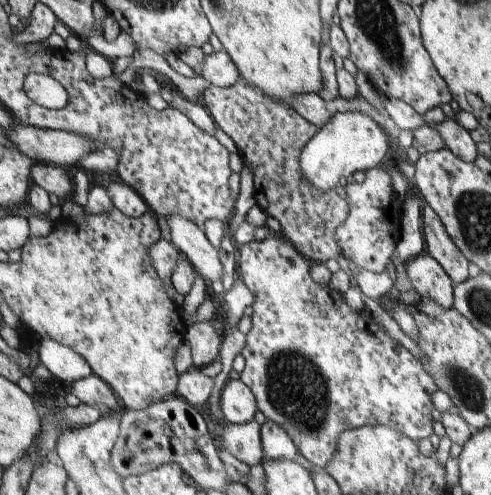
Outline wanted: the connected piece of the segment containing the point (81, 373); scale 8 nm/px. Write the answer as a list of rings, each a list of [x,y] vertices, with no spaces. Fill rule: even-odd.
[[[43,339],[39,344],[38,356],[40,362],[62,385],[72,384],[93,374],[83,355],[76,354],[71,347],[55,340]]]

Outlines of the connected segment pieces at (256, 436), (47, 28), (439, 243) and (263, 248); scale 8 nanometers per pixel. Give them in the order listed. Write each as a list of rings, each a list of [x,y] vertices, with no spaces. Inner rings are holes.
[[[254,419],[246,424],[228,424],[220,437],[224,449],[249,467],[264,460],[262,426]]]
[[[38,1],[34,5],[26,27],[16,32],[12,39],[19,44],[44,43],[54,33],[58,19],[49,6]]]
[[[427,204],[421,214],[422,232],[425,240],[426,252],[433,255],[451,276],[454,284],[467,281],[468,273],[467,256],[456,246],[451,235],[447,233],[442,219],[435,210]]]
[[[275,234],[272,238],[262,239],[261,241],[254,239],[243,244],[240,250],[236,249],[236,252],[238,258],[238,276],[241,277],[244,284],[250,289],[250,292],[254,294],[254,303],[251,305],[252,312],[250,313],[252,327],[246,335],[246,345],[241,351],[246,361],[245,368],[241,372],[241,381],[250,387],[252,394],[255,394],[260,412],[266,418],[270,418],[272,422],[278,423],[278,426],[282,426],[288,432],[288,436],[292,438],[294,444],[306,460],[310,461],[314,466],[325,467],[328,462],[332,461],[332,456],[336,453],[336,444],[338,444],[340,436],[346,430],[360,428],[360,426],[386,424],[386,426],[392,426],[396,430],[403,431],[417,445],[420,440],[432,436],[432,432],[434,432],[434,428],[432,428],[434,426],[434,418],[432,418],[432,410],[434,410],[432,394],[436,392],[435,378],[432,378],[432,375],[428,374],[427,370],[424,370],[419,359],[414,357],[400,342],[394,340],[384,330],[382,325],[379,326],[376,324],[370,312],[365,312],[364,314],[354,312],[350,306],[346,306],[346,302],[342,300],[340,292],[336,291],[336,298],[334,298],[334,294],[330,292],[328,284],[314,282],[312,276],[310,276],[310,262],[302,254],[298,258],[298,250],[290,242],[280,240],[280,234]]]

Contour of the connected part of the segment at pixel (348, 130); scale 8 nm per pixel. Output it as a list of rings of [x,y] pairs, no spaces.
[[[360,111],[333,113],[332,118],[319,128],[319,132],[308,141],[300,157],[300,166],[304,176],[322,192],[334,190],[340,184],[340,178],[352,178],[358,170],[370,170],[382,164],[388,154],[388,142],[380,126]]]

